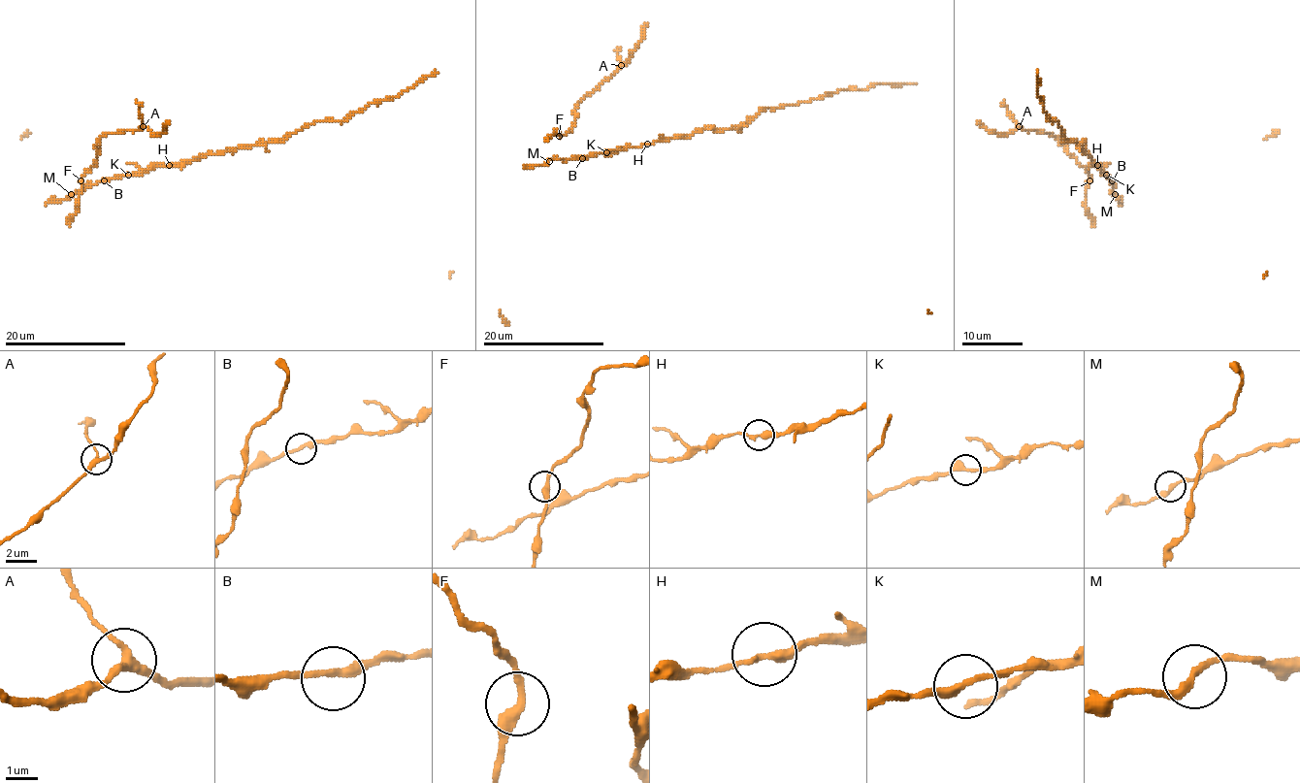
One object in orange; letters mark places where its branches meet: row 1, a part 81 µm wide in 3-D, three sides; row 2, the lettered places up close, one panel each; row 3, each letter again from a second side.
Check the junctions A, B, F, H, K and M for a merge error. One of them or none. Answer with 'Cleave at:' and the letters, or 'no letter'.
Cleave at: no letter

